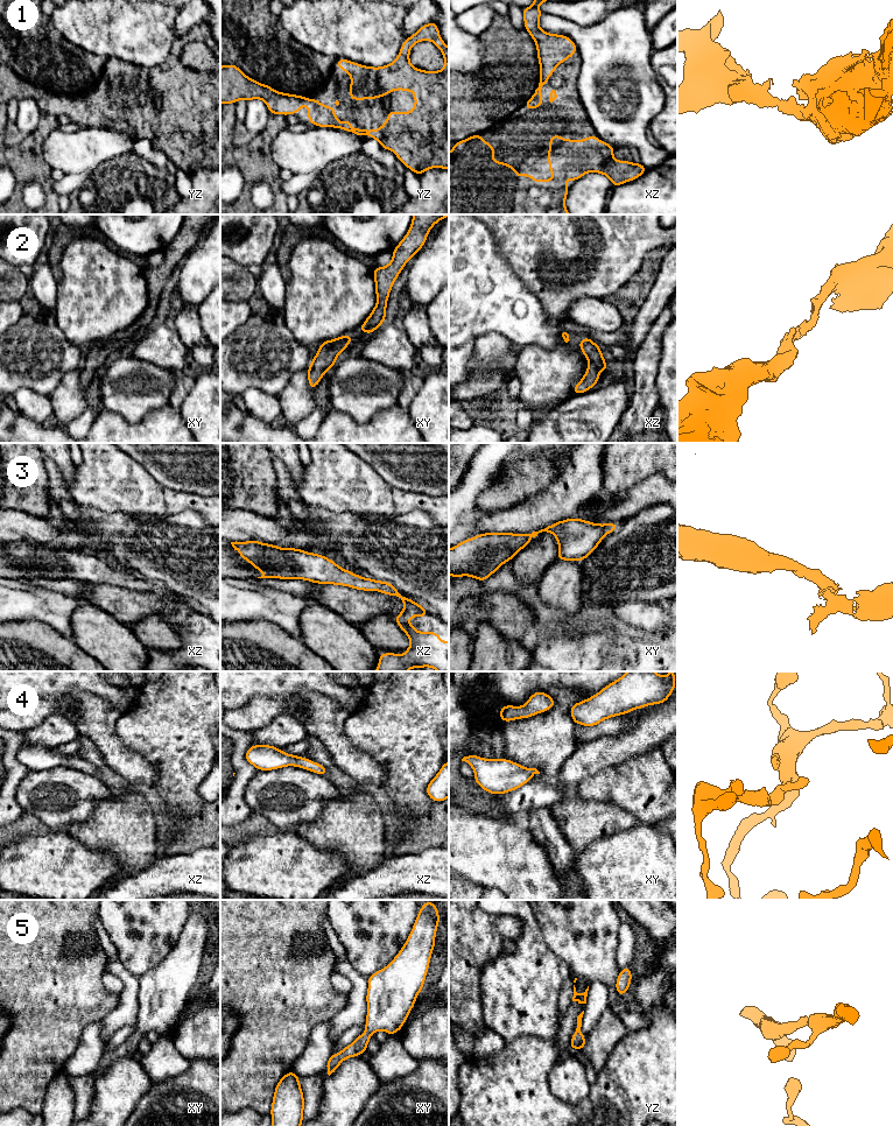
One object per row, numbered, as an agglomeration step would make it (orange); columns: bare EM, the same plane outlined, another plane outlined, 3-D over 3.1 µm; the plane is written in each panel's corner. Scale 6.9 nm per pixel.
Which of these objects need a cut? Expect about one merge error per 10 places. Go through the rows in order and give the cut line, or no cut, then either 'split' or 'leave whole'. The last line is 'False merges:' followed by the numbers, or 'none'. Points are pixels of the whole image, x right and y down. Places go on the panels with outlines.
1: no cut | leave whole
2: no cut | leave whole
3: no cut | leave whole
4: no cut | leave whole
5: no cut | leave whole
False merges: none

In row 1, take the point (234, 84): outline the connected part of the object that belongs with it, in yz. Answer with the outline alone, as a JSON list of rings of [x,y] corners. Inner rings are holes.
[[[436,22],[422,26],[410,37],[405,38],[400,52],[391,64],[374,68],[365,66],[349,59],[339,58],[336,65],[351,76],[351,100],[378,99],[395,91],[412,91],[415,96],[416,106],[409,113],[405,111],[388,111],[388,118],[378,129],[352,128],[351,119],[346,118],[342,125],[335,114],[335,107],[325,106],[317,98],[310,100],[308,97],[282,93],[269,85],[261,84],[247,77],[237,65],[226,64],[220,66],[220,105],[235,104],[239,99],[246,101],[262,99],[272,114],[297,114],[302,106],[308,105],[308,121],[317,127],[333,127],[356,134],[359,139],[365,134],[375,139],[386,150],[393,150],[399,161],[408,169],[421,176],[431,168],[449,169],[449,48],[441,38]],[[421,41],[431,41],[442,52],[445,65],[440,71],[426,71],[414,68],[409,61],[412,47]]]

